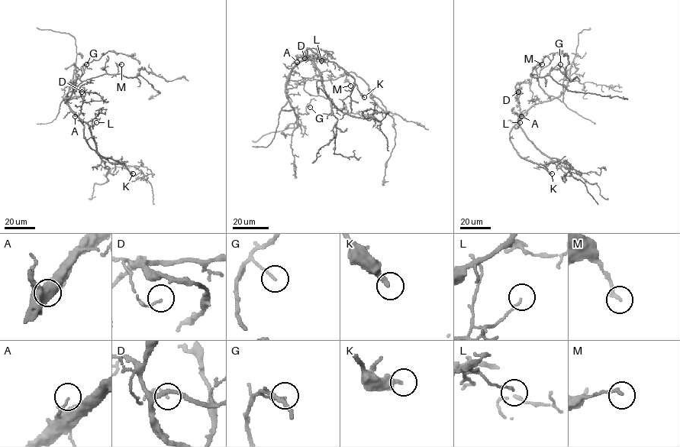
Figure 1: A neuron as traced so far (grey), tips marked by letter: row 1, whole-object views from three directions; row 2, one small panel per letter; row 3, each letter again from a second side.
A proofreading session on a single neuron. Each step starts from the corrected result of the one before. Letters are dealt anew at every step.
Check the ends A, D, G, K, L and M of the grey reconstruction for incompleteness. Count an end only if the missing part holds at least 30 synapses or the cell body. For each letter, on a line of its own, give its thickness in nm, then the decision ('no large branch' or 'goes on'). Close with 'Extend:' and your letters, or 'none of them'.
A: calibre 130 nm; no large branch
D: calibre 90 nm; no large branch
G: calibre 100 nm; no large branch
K: calibre 240 nm; no large branch
L: calibre 110 nm; no large branch
M: calibre 180 nm; no large branch
Extend: none of them

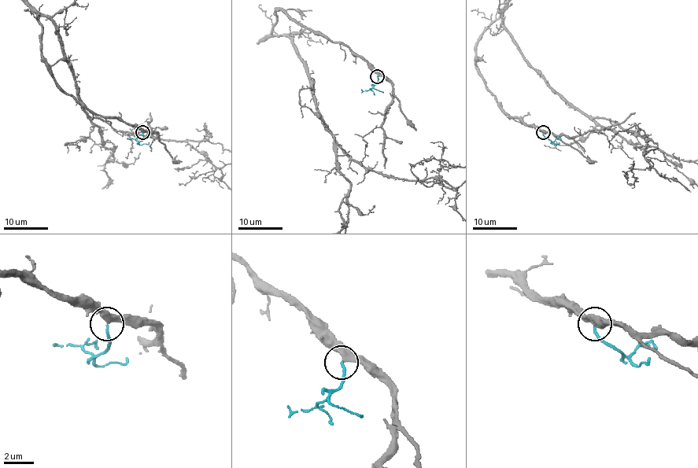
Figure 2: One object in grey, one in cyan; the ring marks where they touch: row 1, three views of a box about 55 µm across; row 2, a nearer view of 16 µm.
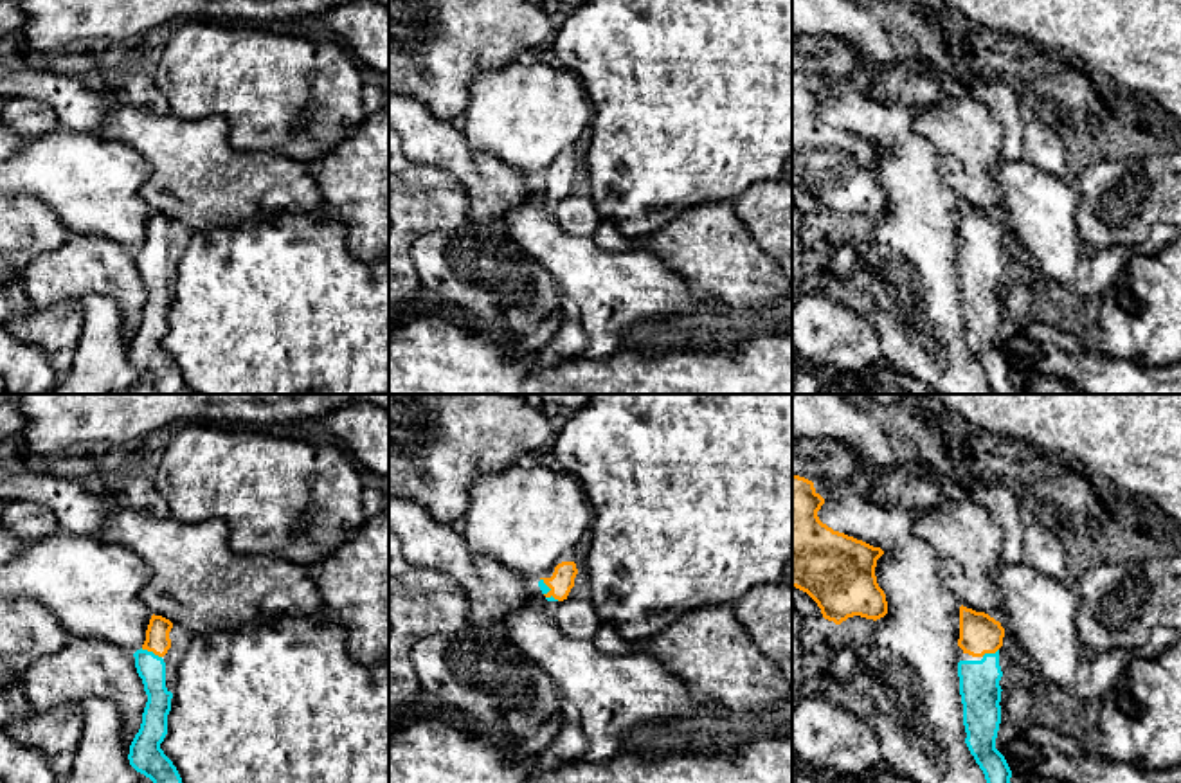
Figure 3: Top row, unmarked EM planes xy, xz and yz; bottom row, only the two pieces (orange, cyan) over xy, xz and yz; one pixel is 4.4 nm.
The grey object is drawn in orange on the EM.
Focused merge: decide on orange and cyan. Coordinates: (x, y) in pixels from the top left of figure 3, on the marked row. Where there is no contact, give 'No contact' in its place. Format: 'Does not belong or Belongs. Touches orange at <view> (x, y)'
Belongs. Touches orange at xy (152, 650)

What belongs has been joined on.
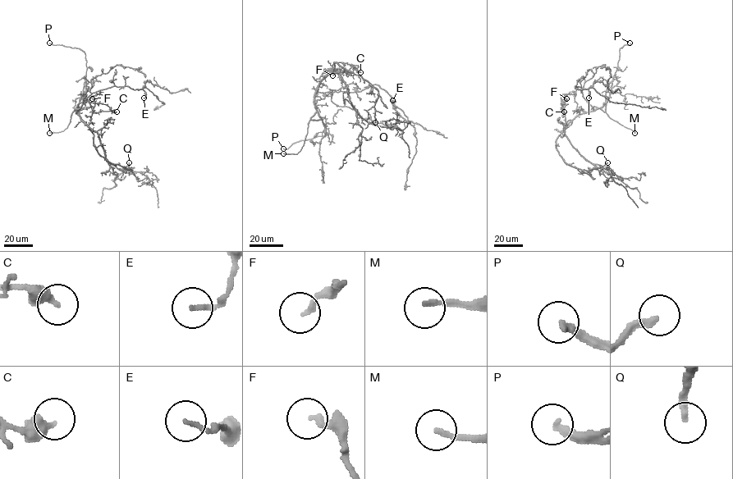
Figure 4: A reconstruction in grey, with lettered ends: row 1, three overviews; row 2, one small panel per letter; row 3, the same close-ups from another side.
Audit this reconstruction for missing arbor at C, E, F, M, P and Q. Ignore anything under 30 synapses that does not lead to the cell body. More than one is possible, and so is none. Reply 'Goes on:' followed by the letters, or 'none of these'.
Goes on: M, P, Q

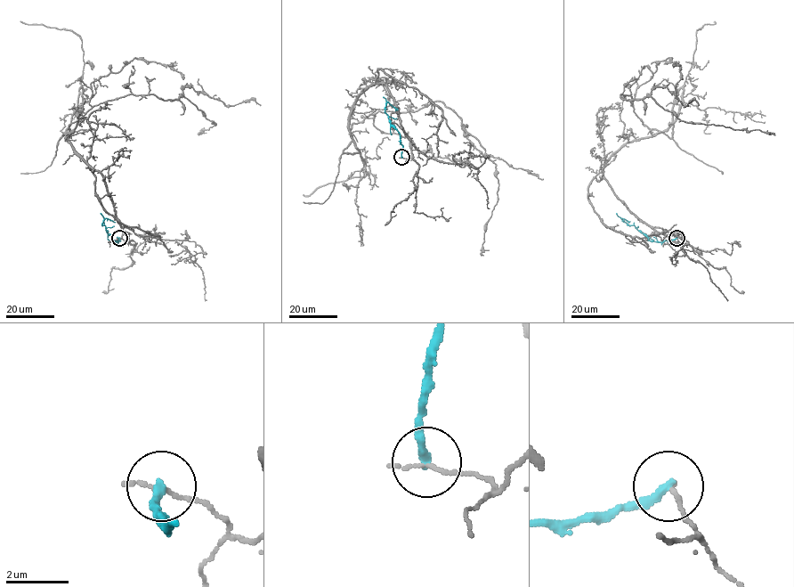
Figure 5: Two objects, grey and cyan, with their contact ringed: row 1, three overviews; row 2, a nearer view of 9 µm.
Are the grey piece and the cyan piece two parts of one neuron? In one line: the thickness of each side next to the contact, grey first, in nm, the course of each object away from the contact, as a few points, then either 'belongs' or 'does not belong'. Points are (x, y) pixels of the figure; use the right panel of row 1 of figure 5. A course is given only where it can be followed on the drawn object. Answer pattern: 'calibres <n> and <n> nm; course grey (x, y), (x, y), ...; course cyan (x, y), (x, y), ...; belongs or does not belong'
calibres 90 and 280 nm; course grey (676, 238), (637, 218), (603, 174), (626, 142), (658, 131), (620, 94), (651, 96), (687, 122), (775, 135); course cyan (676, 238), (663, 241), (650, 241), (622, 218), (629, 222); does not belong

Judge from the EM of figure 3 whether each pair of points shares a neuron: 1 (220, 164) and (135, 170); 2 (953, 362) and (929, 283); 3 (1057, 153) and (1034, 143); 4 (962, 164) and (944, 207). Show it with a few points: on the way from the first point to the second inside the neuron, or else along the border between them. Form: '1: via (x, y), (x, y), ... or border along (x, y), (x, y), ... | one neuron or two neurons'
1: border along (117, 141), (150, 166), (141, 198), (152, 209) | two neurons
2: via (946, 342), (929, 321), (929, 303) | one neuron
3: via (1052, 153), (1039, 143) | one neuron
4: border along (935, 152), (938, 177), (960, 202) | two neurons

